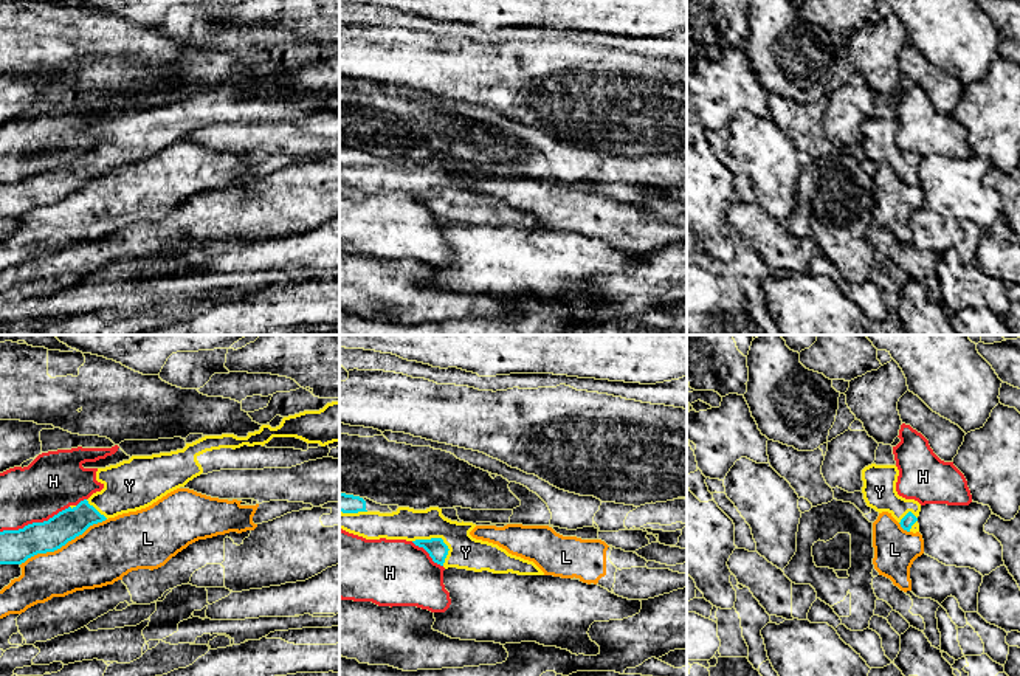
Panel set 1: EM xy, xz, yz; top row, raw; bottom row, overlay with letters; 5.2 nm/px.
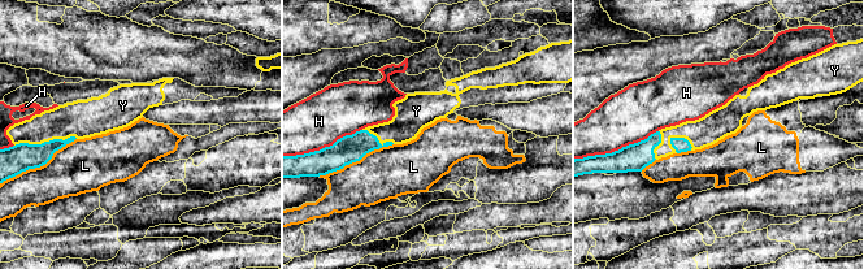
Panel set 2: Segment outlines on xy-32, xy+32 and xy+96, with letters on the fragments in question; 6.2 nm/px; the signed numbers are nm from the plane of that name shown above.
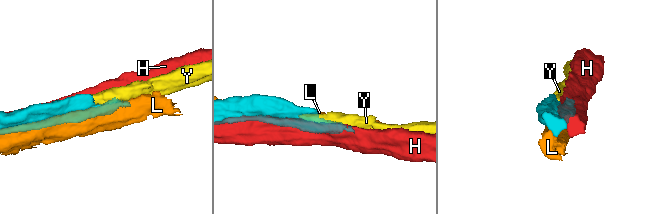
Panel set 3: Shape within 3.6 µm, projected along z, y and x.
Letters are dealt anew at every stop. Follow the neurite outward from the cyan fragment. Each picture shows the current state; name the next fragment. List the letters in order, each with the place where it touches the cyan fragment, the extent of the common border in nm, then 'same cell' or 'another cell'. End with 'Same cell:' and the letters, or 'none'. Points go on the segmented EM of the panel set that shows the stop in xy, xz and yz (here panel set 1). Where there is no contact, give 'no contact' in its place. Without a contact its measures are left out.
H: xy (34, 523) | 380 nm | another cell
L: xy (62, 544) | 500 nm | another cell
Y: xz (441, 538) | 220 nm | same cell
Same cell: Y

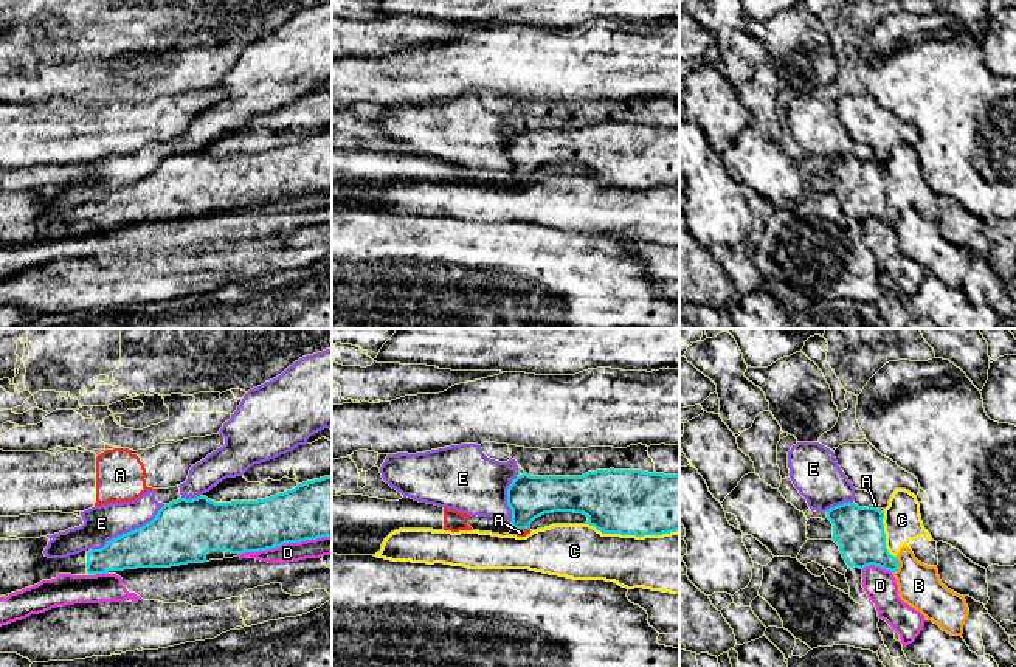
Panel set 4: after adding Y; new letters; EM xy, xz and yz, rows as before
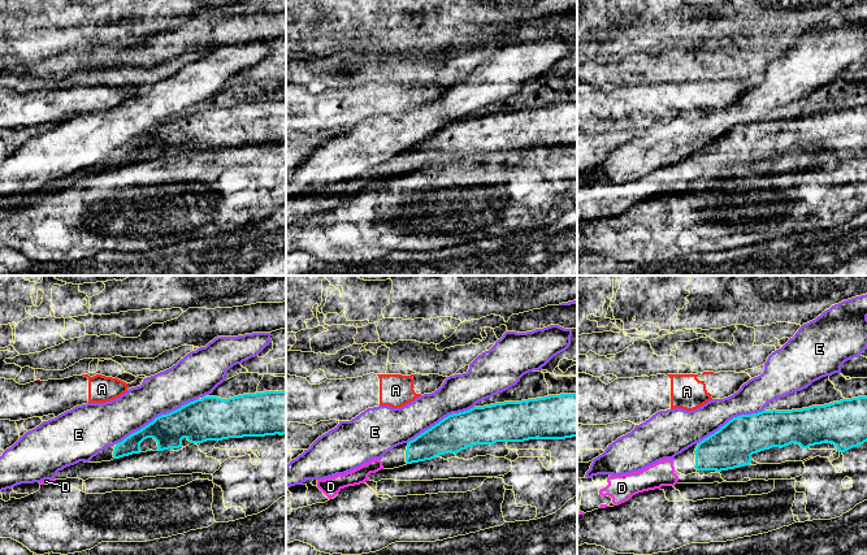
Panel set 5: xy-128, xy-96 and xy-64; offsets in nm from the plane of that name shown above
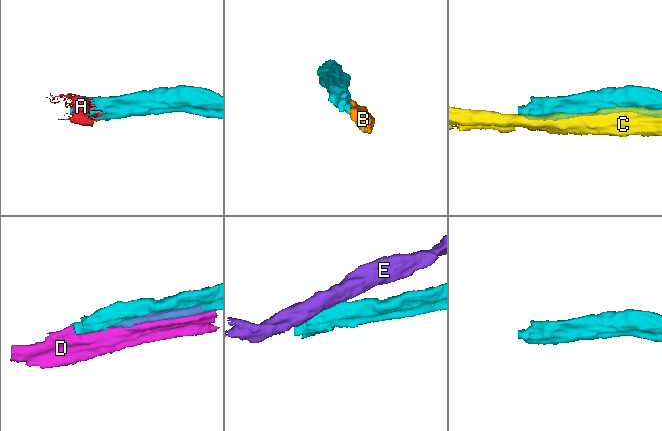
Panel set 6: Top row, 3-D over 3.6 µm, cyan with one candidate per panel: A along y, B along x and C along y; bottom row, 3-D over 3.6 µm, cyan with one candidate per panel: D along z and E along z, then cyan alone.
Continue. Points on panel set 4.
A: xz (521, 528) | 90 nm | another cell
B: yz (898, 565) | 90 nm | another cell
C: xz (632, 534) | 480 nm | another cell
D: xy (284, 543) | 480 nm | another cell
E: xy (129, 532) | 440 nm | another cell
Same cell: none

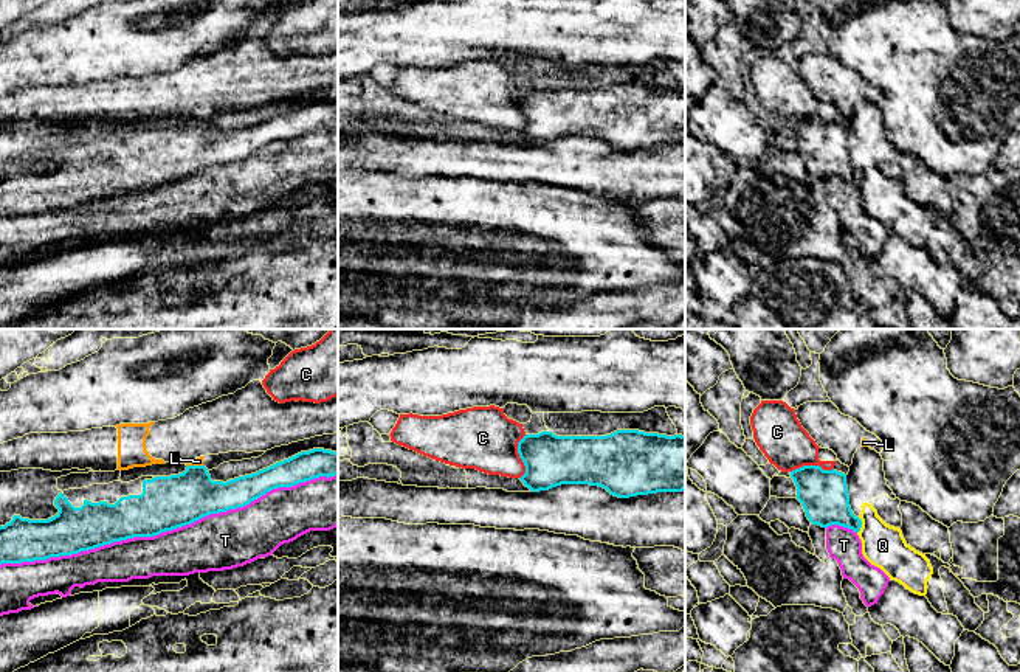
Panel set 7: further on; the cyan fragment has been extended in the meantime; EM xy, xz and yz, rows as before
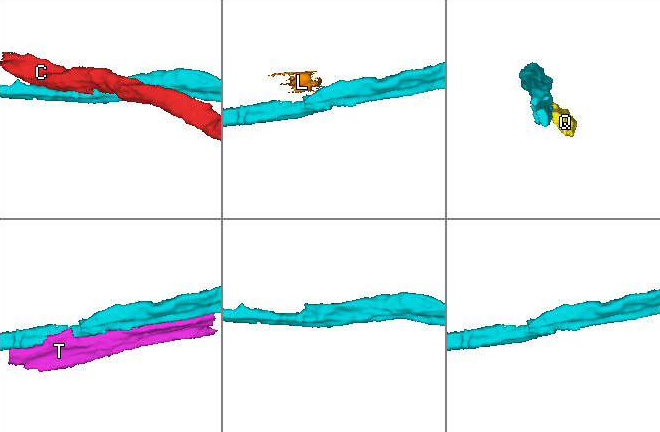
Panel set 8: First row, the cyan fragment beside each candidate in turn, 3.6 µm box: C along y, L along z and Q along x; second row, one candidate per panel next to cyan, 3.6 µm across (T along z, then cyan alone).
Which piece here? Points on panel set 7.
C: xz (520, 457) | 240 nm | another cell
L: xy (196, 466) | 80 nm | another cell
Q: yz (861, 525) | 90 nm | another cell
T: xy (168, 529) | 1800 nm | another cell
Same cell: none

